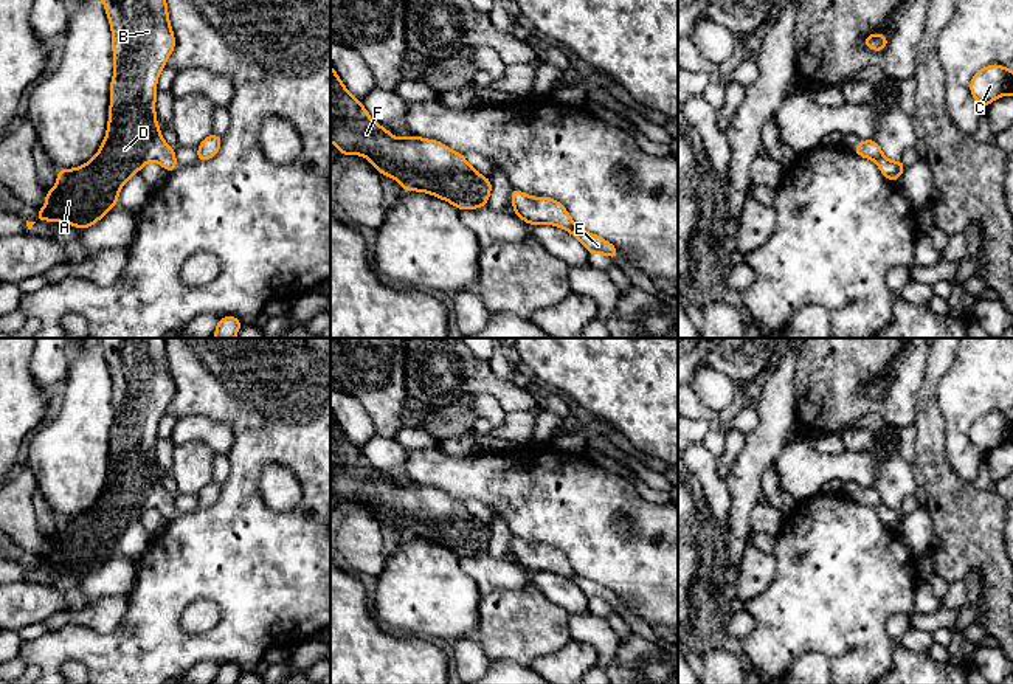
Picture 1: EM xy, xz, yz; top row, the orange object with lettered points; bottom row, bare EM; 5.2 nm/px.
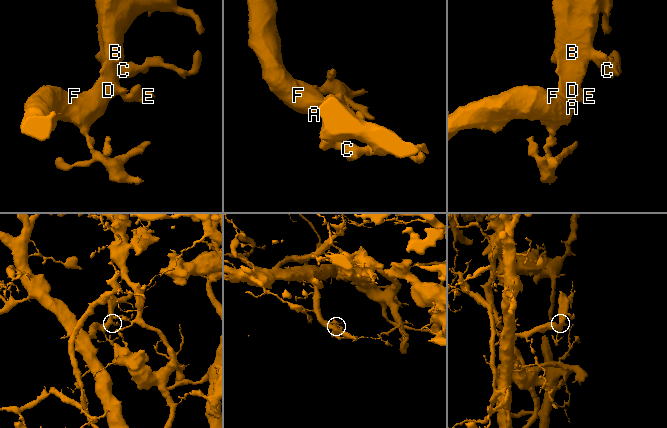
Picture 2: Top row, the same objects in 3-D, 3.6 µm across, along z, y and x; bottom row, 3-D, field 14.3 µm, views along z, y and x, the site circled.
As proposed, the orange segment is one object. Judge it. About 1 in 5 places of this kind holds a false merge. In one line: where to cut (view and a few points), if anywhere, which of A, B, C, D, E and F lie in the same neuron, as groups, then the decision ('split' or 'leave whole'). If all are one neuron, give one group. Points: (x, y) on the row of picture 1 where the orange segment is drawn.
cut none; groups A B C D E F; leave whole

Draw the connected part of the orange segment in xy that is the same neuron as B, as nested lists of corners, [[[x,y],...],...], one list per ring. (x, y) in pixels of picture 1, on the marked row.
[[[102,0],[112,28],[112,48],[115,73],[110,82],[110,110],[105,138],[96,155],[76,169],[57,169],[57,183],[51,191],[45,191],[47,205],[37,209],[34,222],[26,220],[28,230],[39,220],[62,222],[85,231],[118,205],[118,194],[124,183],[149,161],[160,163],[168,174],[177,168],[175,149],[161,136],[157,116],[157,79],[166,67],[166,60],[175,48],[175,37],[171,28],[166,0]]]

